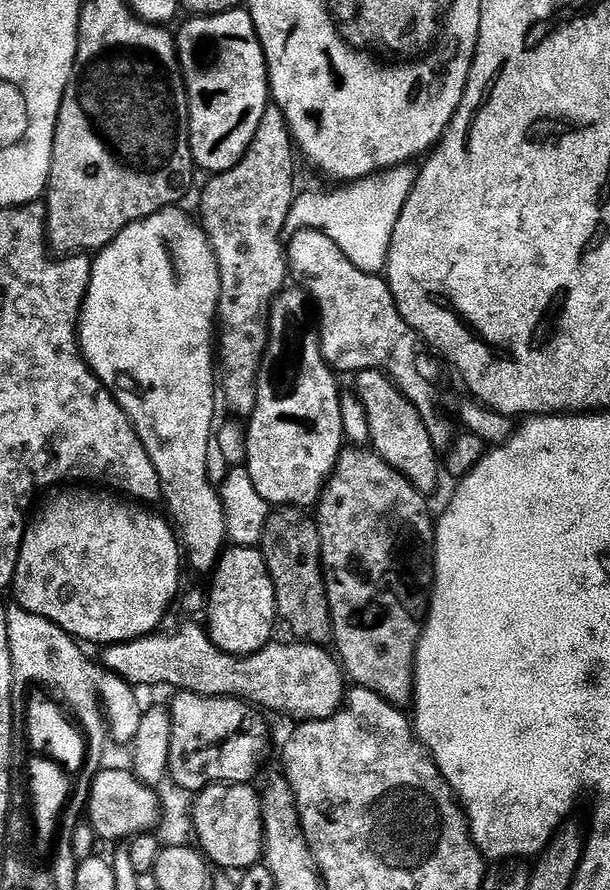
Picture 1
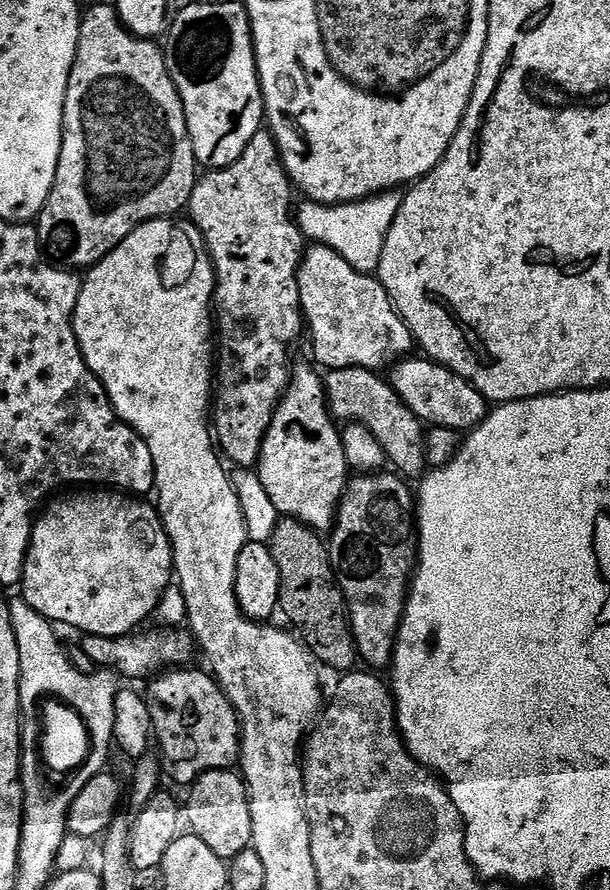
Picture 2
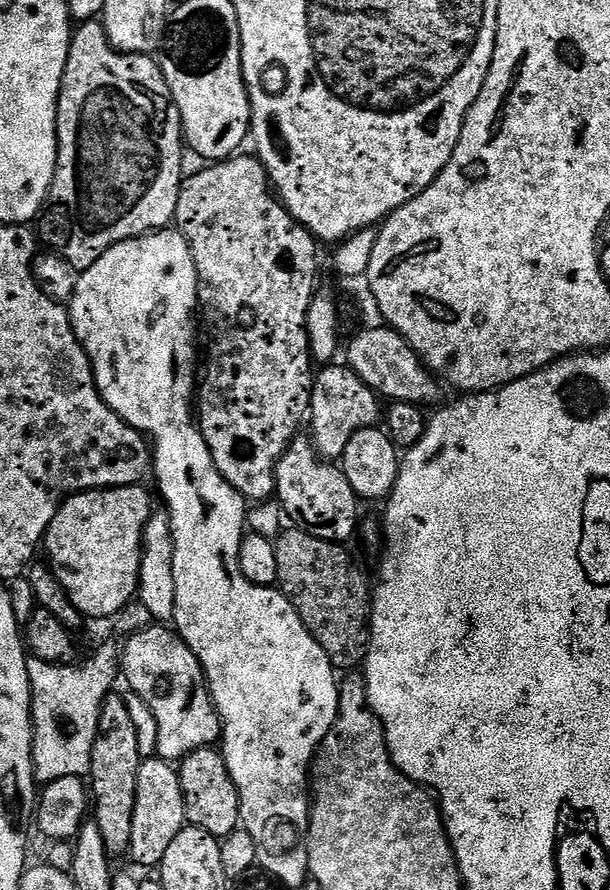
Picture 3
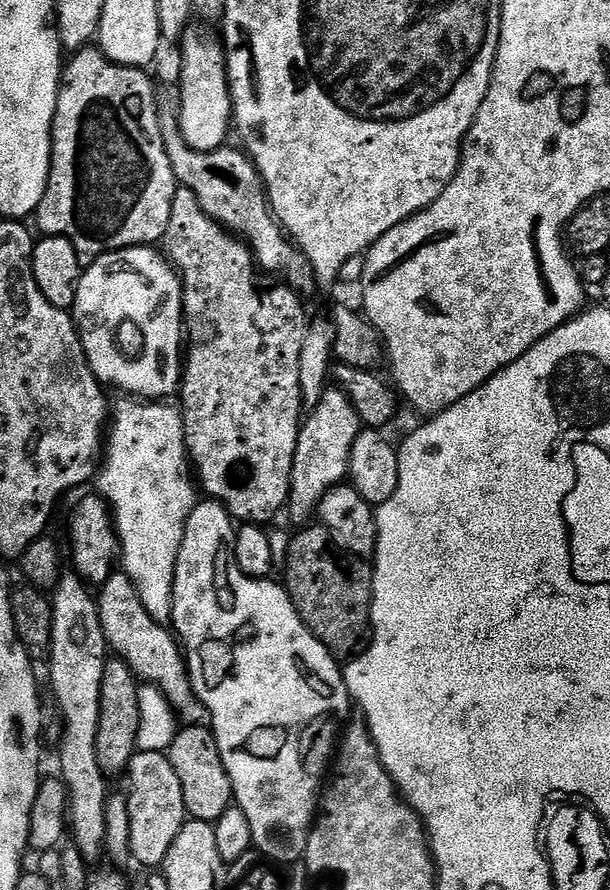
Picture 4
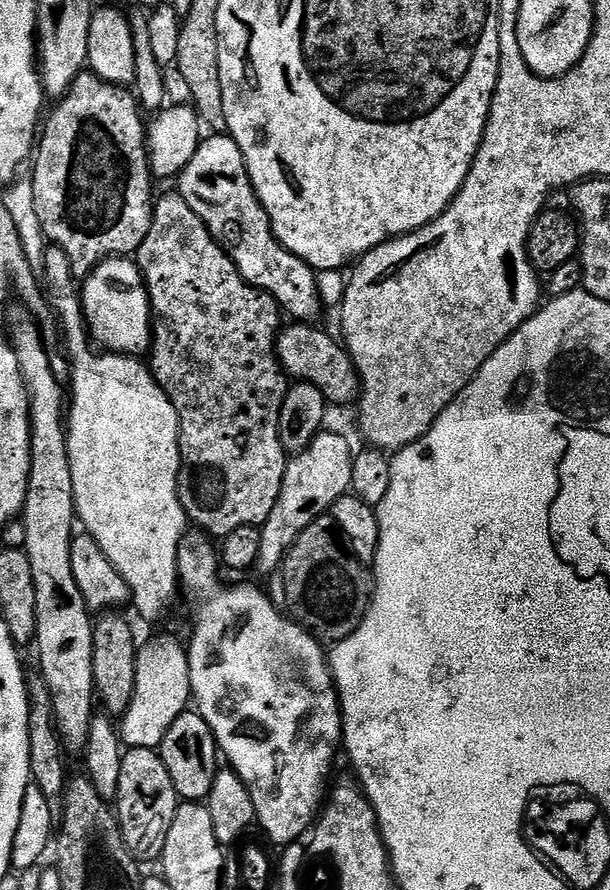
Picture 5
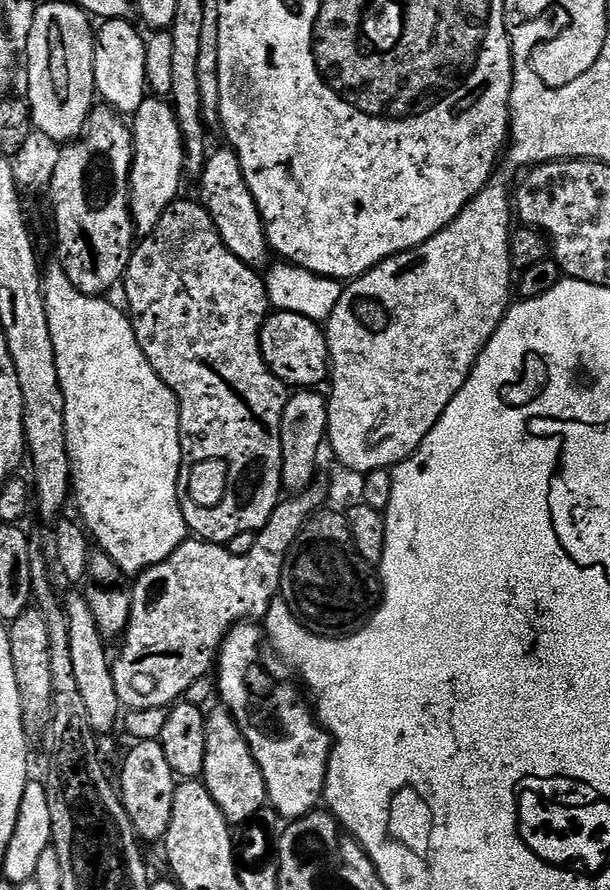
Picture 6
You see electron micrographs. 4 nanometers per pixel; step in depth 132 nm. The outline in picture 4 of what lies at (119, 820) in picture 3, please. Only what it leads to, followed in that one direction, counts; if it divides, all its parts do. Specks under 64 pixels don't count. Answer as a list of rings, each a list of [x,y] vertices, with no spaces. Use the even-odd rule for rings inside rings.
[[[118,658],[107,661],[100,686],[100,718],[96,732],[96,758],[104,775],[123,775],[136,753],[138,714],[138,682],[128,665]]]

